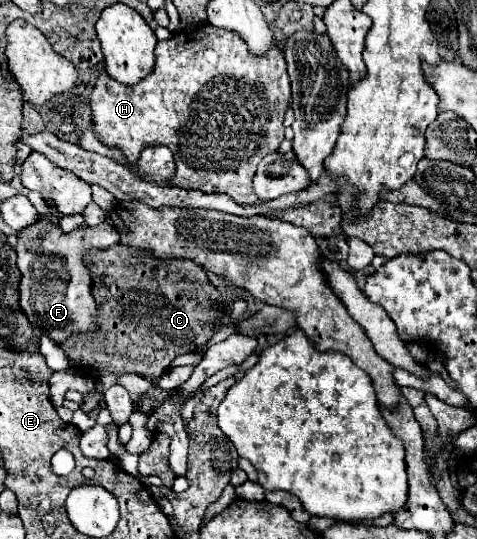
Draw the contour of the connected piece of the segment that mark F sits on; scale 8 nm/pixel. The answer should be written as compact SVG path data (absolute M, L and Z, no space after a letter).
M41 216L35 226L23 230L17 246L21 246L19 292L27 318L59 344L75 332L91 330L95 300L91 298L91 282L87 282L87 264L83 262L83 254L89 250L83 228L77 228L71 234L63 234L59 226L53 226L45 216Z

